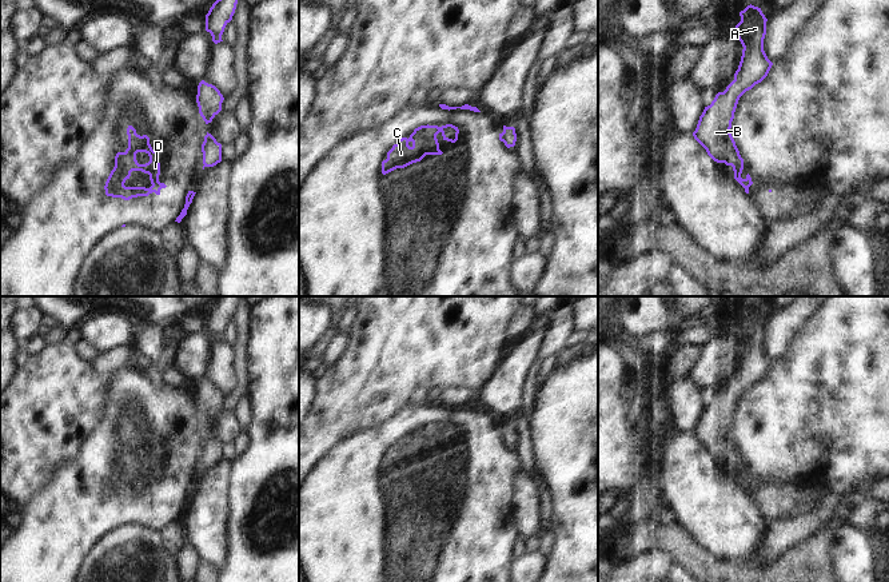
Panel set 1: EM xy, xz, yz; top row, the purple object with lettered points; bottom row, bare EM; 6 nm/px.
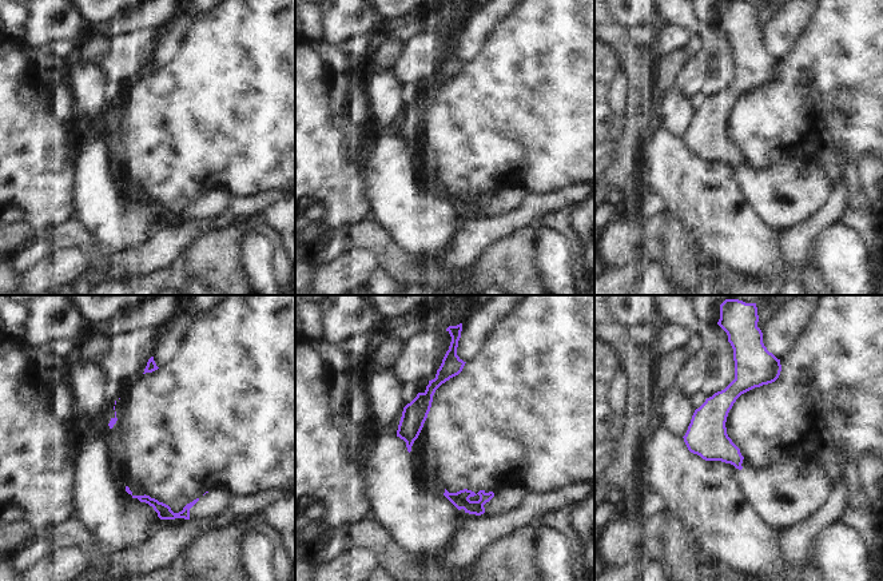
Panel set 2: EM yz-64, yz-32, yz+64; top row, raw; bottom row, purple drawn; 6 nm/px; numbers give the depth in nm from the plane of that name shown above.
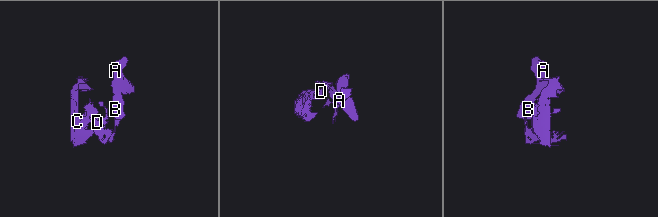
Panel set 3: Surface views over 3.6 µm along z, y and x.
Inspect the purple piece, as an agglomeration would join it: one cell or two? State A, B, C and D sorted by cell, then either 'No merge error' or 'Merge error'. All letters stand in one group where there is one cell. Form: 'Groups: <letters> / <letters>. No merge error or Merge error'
Groups: A B / C D. Merge error.

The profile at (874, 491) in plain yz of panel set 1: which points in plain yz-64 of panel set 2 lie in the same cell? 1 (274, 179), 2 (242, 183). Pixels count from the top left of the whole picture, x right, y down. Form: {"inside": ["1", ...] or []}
{"inside": []}

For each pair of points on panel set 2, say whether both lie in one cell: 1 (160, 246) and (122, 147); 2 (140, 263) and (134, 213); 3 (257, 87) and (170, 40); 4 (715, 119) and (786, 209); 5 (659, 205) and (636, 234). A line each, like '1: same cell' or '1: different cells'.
1: different cells
2: different cells
3: different cells
4: same cell
5: same cell

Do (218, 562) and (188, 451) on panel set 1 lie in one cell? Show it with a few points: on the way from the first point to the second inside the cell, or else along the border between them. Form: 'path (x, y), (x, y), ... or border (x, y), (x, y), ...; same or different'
border (203, 469), (200, 485), (183, 517); different

